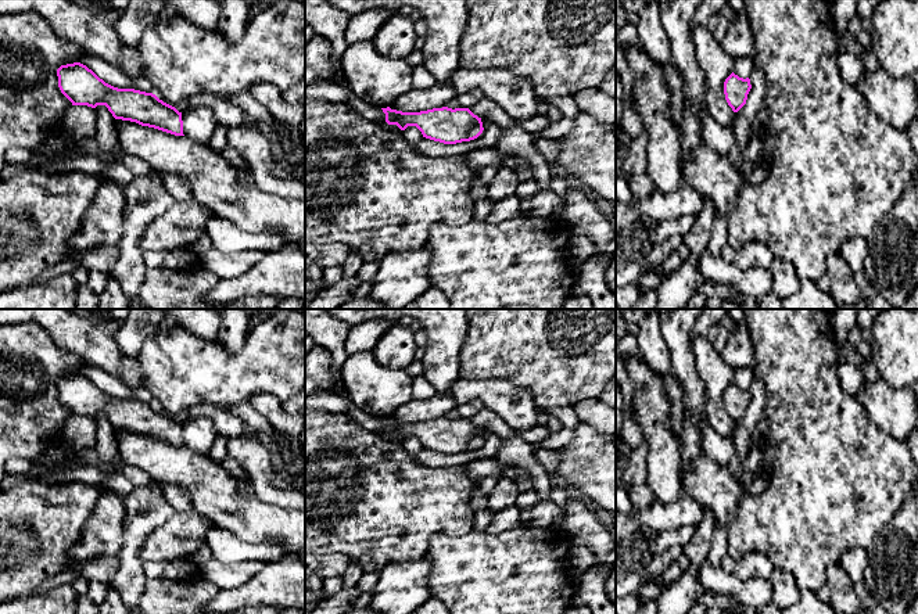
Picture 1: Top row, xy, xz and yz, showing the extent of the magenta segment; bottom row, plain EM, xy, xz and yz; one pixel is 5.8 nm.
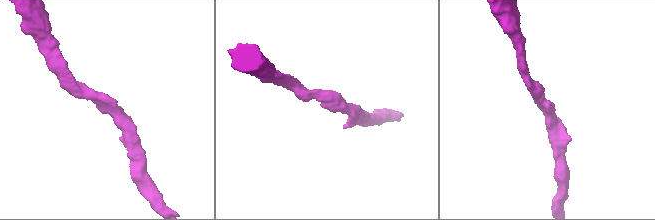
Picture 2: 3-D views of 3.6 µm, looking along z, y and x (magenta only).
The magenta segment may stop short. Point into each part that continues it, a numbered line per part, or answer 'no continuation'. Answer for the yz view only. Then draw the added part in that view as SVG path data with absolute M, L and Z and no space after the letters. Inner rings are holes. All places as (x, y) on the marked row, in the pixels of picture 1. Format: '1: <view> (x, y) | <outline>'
no continuation

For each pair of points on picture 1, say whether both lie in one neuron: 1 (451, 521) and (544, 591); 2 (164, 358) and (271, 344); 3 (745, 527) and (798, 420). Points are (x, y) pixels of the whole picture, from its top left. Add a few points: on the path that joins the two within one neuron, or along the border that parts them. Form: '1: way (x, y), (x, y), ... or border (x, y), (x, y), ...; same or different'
1: border (473, 528), (459, 535), (441, 531), (434, 534); different
2: way (190, 362), (244, 362); same
3: way (771, 501), (798, 474), (798, 446); same

